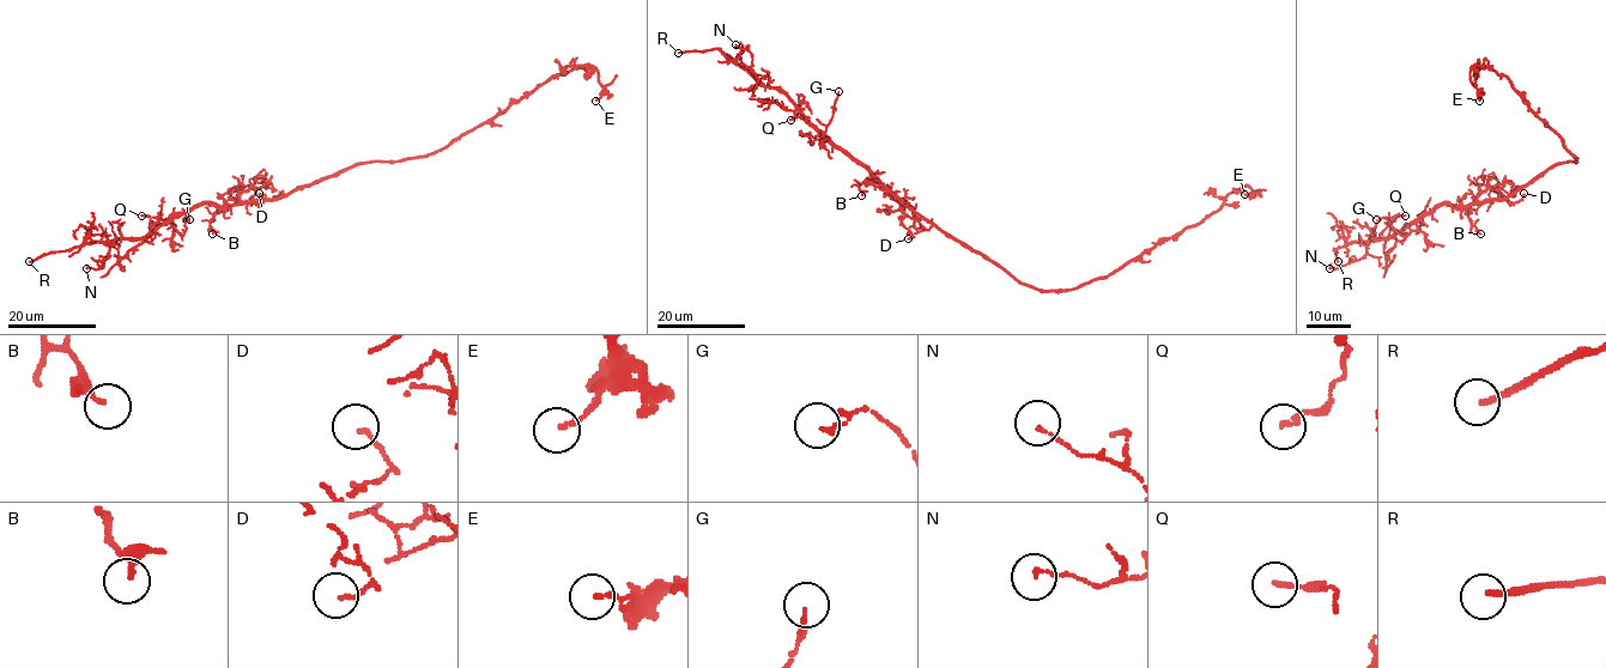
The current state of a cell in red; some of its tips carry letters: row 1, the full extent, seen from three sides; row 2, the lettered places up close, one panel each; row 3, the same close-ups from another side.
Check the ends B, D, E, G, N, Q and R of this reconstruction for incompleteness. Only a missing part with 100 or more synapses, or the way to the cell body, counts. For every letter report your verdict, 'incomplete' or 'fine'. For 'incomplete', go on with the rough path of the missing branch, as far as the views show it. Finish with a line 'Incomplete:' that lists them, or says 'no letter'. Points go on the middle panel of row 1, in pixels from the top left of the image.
B: fine
D: fine
E: fine
G: fine
N: fine
Q: fine
R: incomplete
Incomplete: R

